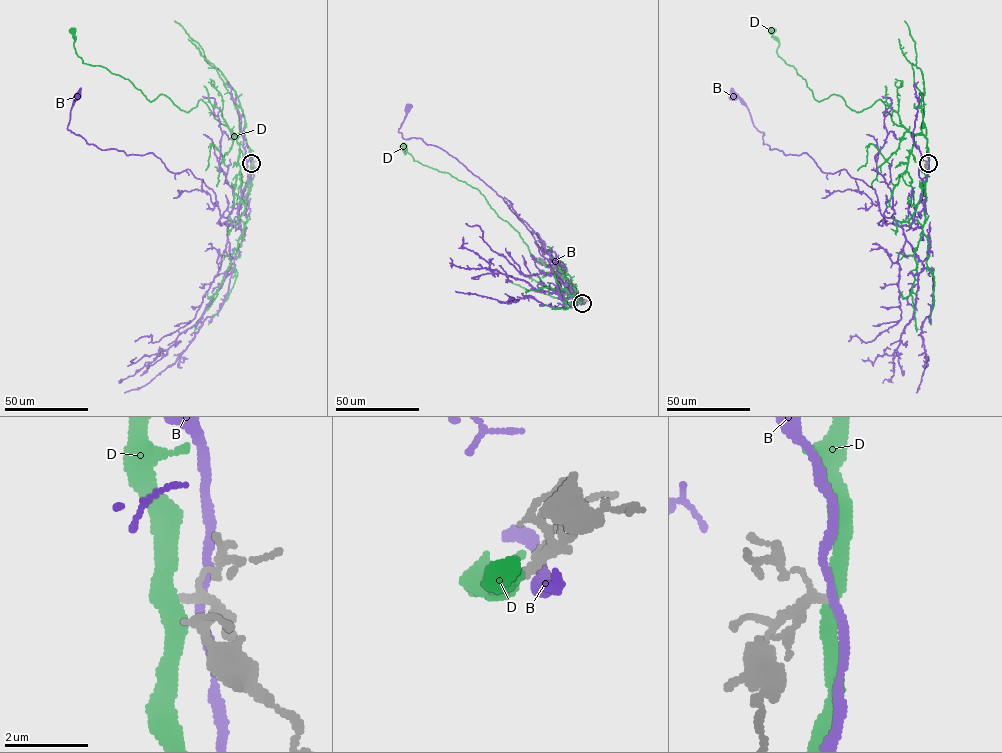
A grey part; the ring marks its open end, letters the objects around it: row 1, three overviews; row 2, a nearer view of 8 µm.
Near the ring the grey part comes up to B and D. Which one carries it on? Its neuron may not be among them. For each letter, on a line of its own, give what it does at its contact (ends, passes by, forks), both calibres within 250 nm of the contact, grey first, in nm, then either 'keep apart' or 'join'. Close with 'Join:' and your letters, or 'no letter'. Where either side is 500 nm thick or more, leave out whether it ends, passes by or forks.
B: it passes by | 200/180 nm | keep apart
D: it passes by | 180/400 nm | keep apart
Join: no letter

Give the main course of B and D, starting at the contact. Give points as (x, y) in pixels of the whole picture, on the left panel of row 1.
B: (252, 163), (228, 226), (189, 169), (68, 130), (77, 95)
D: (251, 163), (247, 140), (201, 99), (188, 112), (162, 94), (149, 100), (127, 79), (83, 63), (71, 31)

